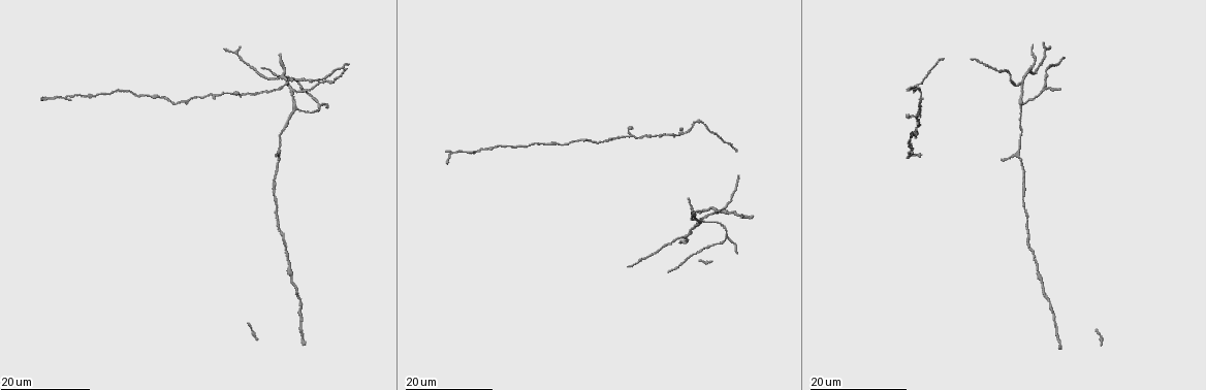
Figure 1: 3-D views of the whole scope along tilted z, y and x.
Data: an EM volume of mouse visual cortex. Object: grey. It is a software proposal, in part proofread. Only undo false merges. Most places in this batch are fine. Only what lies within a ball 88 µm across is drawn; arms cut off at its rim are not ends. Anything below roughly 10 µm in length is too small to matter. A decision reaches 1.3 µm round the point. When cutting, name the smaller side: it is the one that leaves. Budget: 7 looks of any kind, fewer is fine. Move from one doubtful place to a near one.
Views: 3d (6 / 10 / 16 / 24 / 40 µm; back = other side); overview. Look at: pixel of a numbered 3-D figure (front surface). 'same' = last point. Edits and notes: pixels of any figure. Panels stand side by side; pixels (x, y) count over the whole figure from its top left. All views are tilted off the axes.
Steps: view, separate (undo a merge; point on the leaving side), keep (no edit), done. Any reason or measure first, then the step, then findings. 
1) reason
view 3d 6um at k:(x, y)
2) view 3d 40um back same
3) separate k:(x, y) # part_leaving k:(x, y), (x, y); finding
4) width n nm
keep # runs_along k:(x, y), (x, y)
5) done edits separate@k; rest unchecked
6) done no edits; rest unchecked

side arm on a straight run
view 3d 16um at 1:(1020, 85)

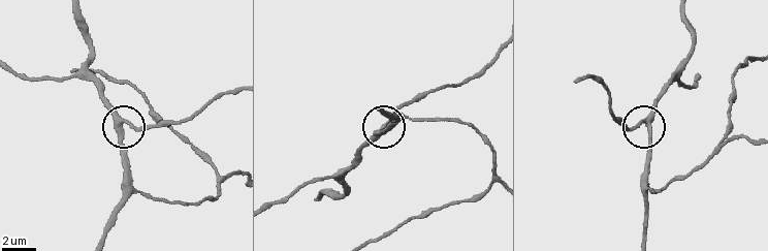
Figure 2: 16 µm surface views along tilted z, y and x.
view 3d 6um at 2:(378, 132)

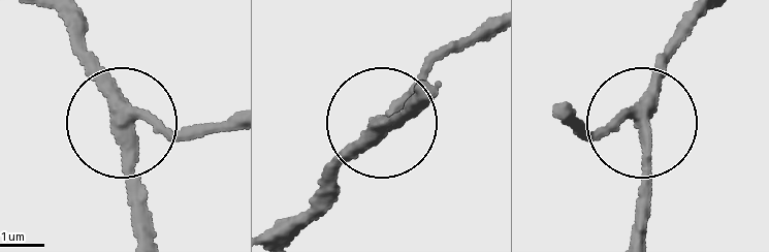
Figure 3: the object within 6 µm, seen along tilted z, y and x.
arms 3
keep # runs_along 3:(491, 18), (326, 171); all the same neuron

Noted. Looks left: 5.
three arms meet
view 3d 24um at 1:(1020, 103)

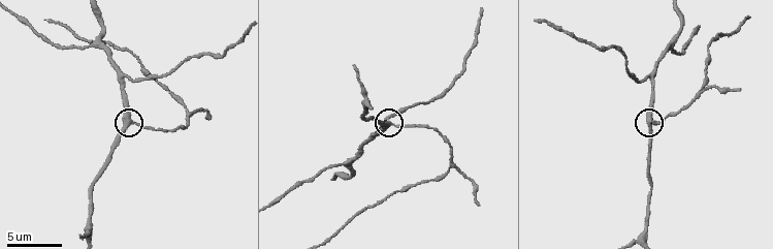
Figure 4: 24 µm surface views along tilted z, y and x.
closer look
view 3d 6um at 4:(648, 123)

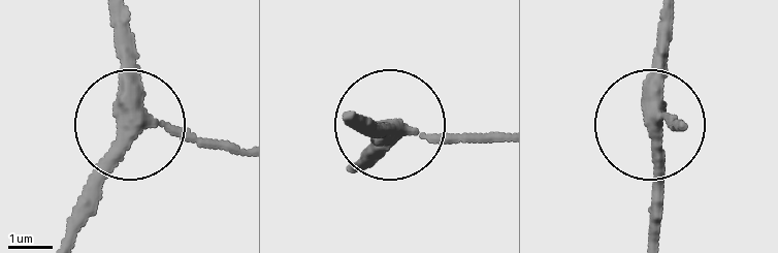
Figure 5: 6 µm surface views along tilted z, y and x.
width 310 nm
keep # continuous, no second neuron

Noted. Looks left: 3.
three arms meet
view 3d 16um at 1:(630, 136)

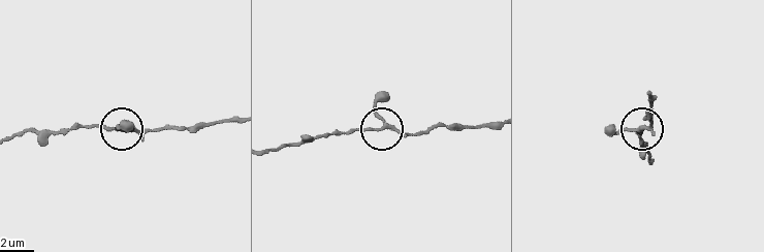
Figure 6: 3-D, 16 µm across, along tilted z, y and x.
view 3d 6um at 6:(380, 128)

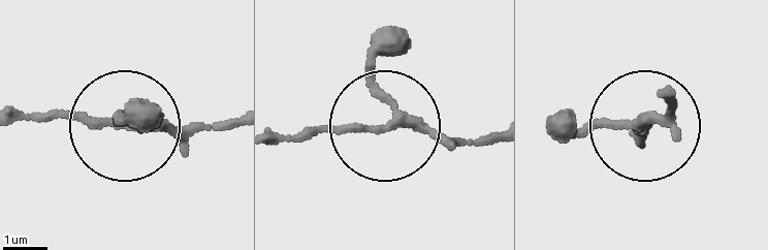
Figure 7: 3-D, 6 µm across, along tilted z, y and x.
keep # runs_along 7:(488, 133), (358, 125), (280, 135); continuous, no second neuron

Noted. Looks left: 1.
done no edits; rest unchecked

